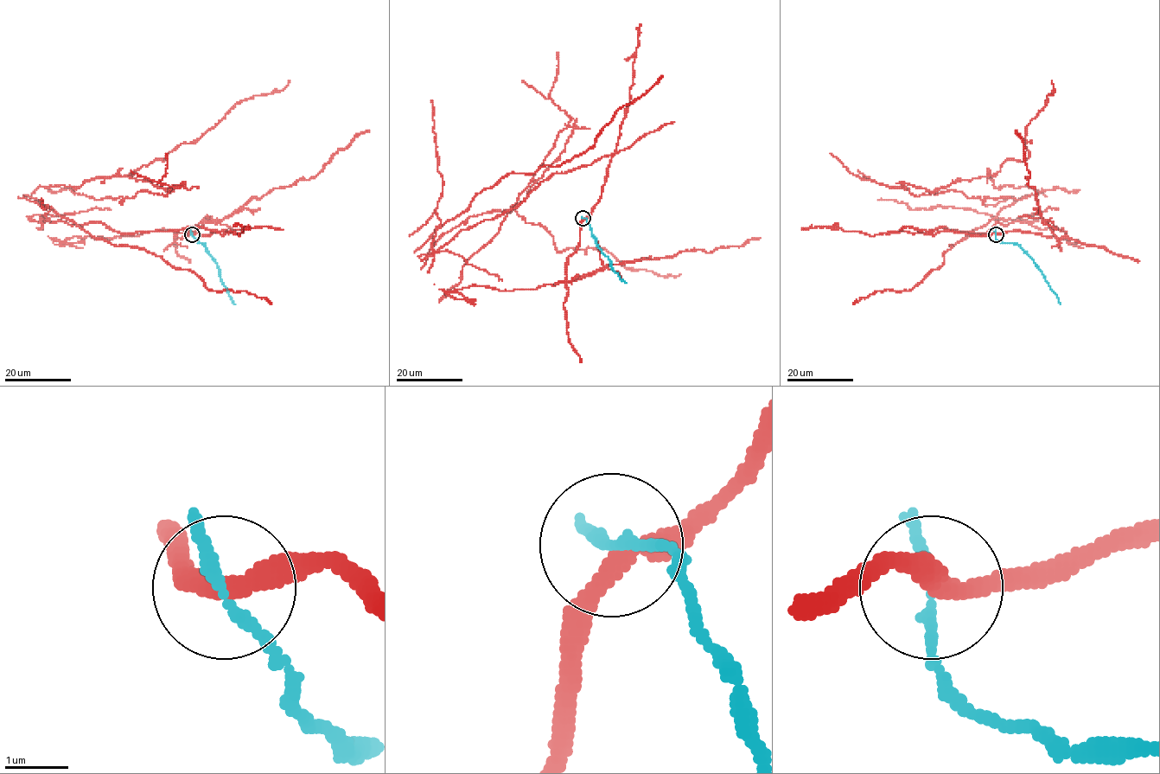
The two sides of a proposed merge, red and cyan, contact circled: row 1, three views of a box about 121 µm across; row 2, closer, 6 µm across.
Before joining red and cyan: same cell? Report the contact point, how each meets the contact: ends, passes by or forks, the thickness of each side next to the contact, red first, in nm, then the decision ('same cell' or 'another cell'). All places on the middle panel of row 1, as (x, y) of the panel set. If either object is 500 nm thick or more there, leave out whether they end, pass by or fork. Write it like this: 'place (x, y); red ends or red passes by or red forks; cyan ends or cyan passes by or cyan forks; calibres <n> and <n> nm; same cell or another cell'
place (583, 218); red passes by; cyan passes by; calibres 320 and 170 nm; another cell

